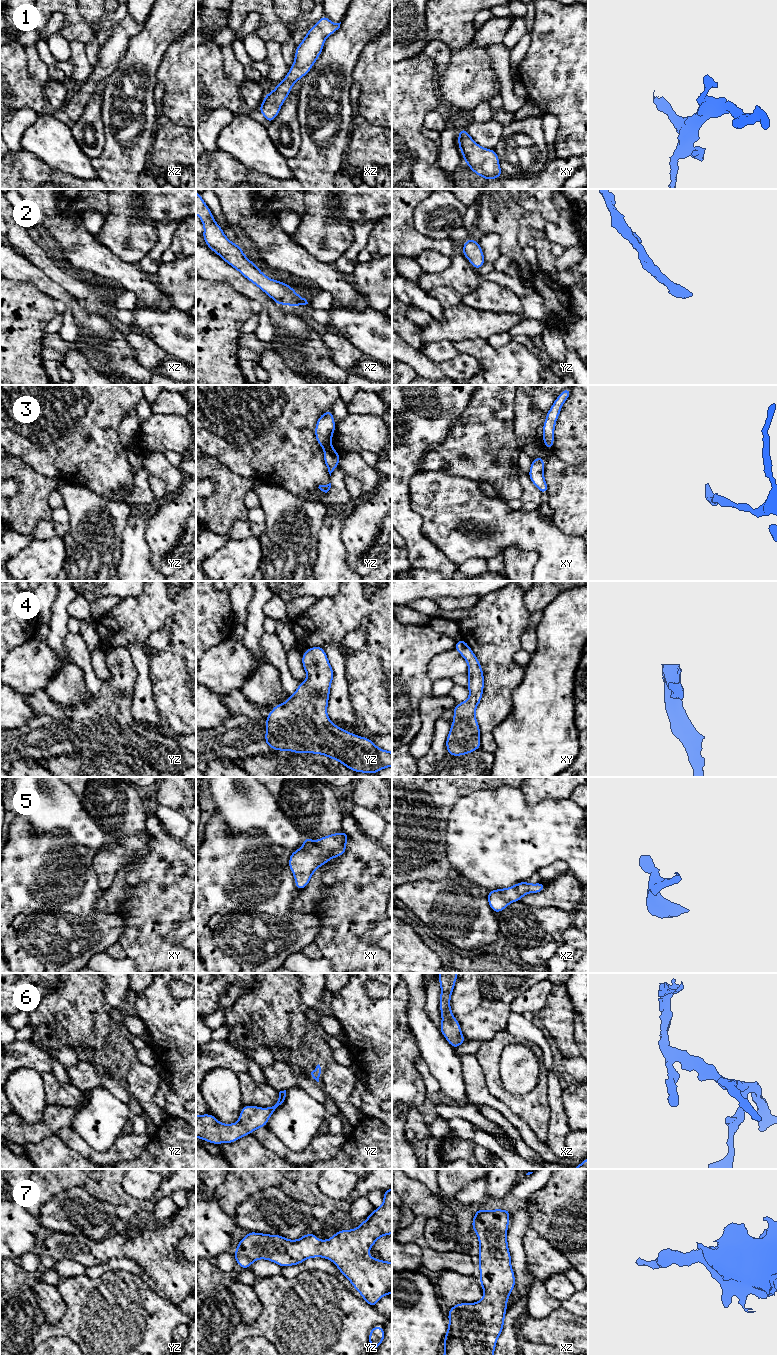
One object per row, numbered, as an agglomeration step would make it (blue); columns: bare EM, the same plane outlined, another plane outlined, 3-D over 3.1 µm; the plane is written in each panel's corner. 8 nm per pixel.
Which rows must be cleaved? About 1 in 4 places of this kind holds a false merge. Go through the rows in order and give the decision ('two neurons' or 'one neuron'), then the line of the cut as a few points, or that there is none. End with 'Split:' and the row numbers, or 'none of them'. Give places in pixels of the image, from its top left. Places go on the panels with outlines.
1: one neuron; no cut
2: one neuron; no cut
3: one neuron; no cut
4: one neuron; no cut
5: one neuron; no cut
6: one neuron; no cut
7: one neuron; no cut
Split: none of them

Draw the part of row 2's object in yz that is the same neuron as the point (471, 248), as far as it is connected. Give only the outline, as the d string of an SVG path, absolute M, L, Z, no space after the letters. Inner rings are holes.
M471 238L464 243L462 254L470 261L473 268L476 270L486 263L482 248L479 246L478 241Z

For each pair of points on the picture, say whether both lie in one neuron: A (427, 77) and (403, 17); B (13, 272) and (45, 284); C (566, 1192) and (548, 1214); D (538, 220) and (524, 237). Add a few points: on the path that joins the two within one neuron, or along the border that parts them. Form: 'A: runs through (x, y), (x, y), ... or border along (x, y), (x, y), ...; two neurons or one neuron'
A: border along (422, 51), (402, 60); two neurons
B: runs through (21, 272), (28, 272), (37, 277); one neuron
C: runs through (563, 1197), (553, 1209); one neuron
D: runs through (532, 220), (524, 227), (524, 231); one neuron

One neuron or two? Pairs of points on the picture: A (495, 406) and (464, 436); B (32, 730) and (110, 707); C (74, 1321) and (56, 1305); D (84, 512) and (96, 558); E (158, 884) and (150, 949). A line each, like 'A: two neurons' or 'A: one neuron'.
A: one neuron
B: one neuron
C: two neurons
D: one neuron
E: one neuron

